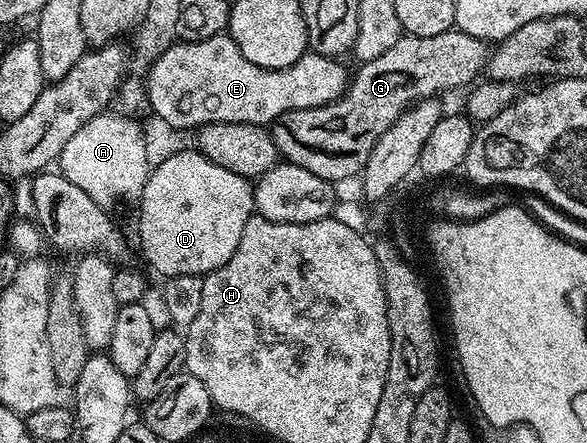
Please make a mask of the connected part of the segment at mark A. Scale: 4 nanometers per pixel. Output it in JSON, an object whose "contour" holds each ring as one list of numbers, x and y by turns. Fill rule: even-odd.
{"contour":[[102,113,87,121,87,125,63,145,59,160,60,174,106,209,112,208,116,199,140,200,151,170,144,129,125,115,109,114]]}

